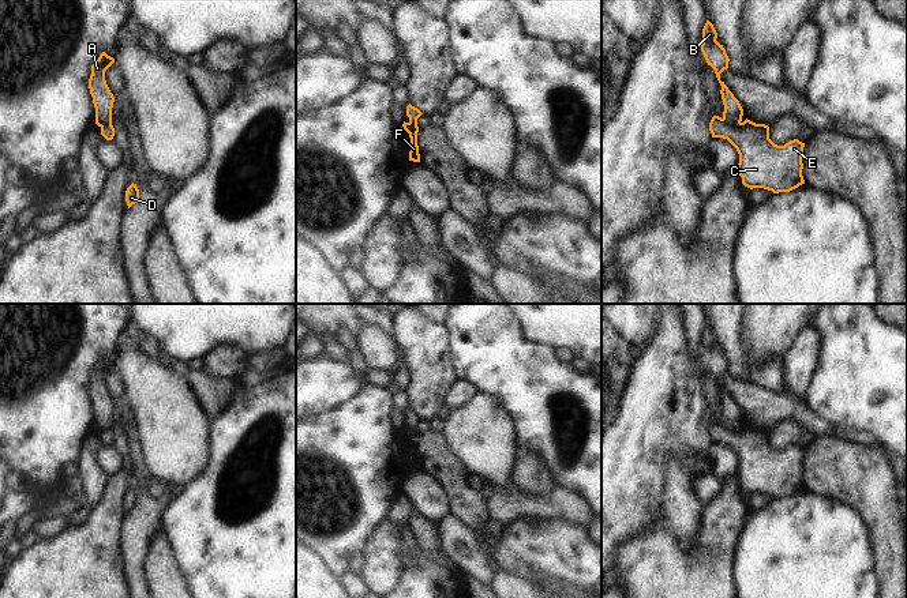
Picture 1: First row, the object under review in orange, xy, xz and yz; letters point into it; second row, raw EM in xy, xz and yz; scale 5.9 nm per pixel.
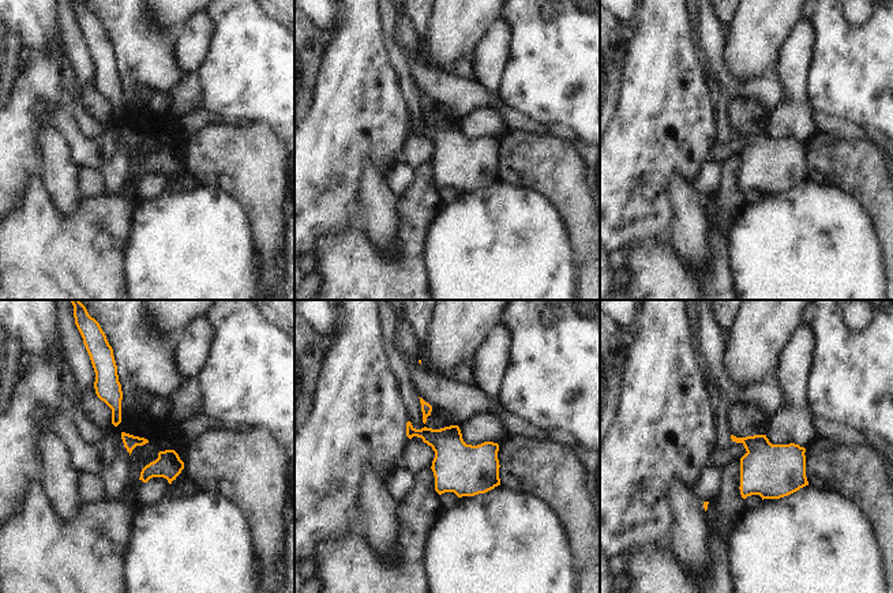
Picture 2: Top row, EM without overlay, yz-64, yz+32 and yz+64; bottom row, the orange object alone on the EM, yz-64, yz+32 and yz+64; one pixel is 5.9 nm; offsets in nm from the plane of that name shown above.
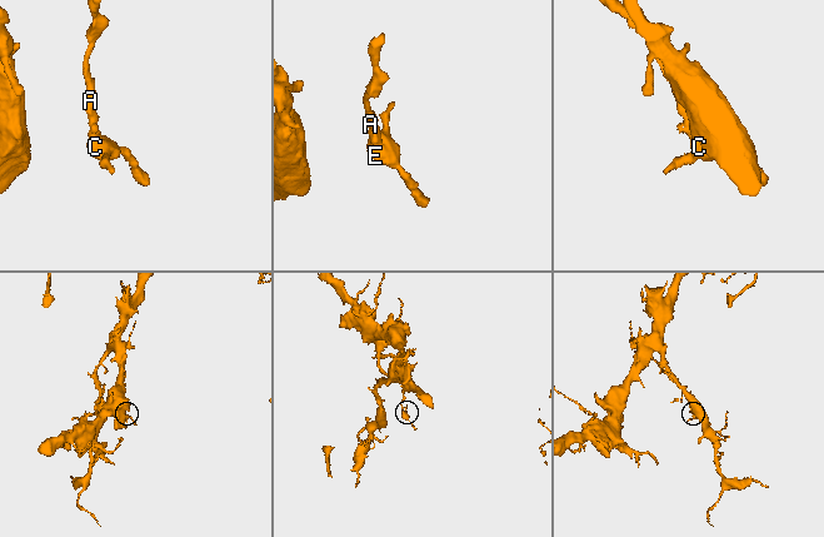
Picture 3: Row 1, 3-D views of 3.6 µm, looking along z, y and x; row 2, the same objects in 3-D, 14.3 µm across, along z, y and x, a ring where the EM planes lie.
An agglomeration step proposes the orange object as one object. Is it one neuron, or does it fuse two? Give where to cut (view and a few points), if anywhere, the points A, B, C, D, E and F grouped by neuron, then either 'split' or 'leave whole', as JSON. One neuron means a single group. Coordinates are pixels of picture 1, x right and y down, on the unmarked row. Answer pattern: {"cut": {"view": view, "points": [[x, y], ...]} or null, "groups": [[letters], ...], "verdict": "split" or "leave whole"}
{"cut": {"view": "yz", "points": [[722, 424], [730, 429], [739, 428]]}, "groups": [["A", "B"], ["C", "D", "E", "F"]], "verdict": "split"}

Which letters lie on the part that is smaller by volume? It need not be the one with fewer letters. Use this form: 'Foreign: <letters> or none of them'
Foreign: C, D, E, F

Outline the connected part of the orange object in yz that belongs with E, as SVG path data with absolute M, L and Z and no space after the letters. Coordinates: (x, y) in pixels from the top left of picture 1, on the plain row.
M713 421L709 428L712 443L727 444L739 459L737 477L750 494L764 493L773 499L790 497L805 489L802 460L805 448L798 444L777 451L769 444L769 432L745 425L726 429Z

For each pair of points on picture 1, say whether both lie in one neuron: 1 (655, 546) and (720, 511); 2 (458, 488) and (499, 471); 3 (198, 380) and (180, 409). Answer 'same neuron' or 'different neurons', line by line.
1: same neuron
2: different neurons
3: different neurons

